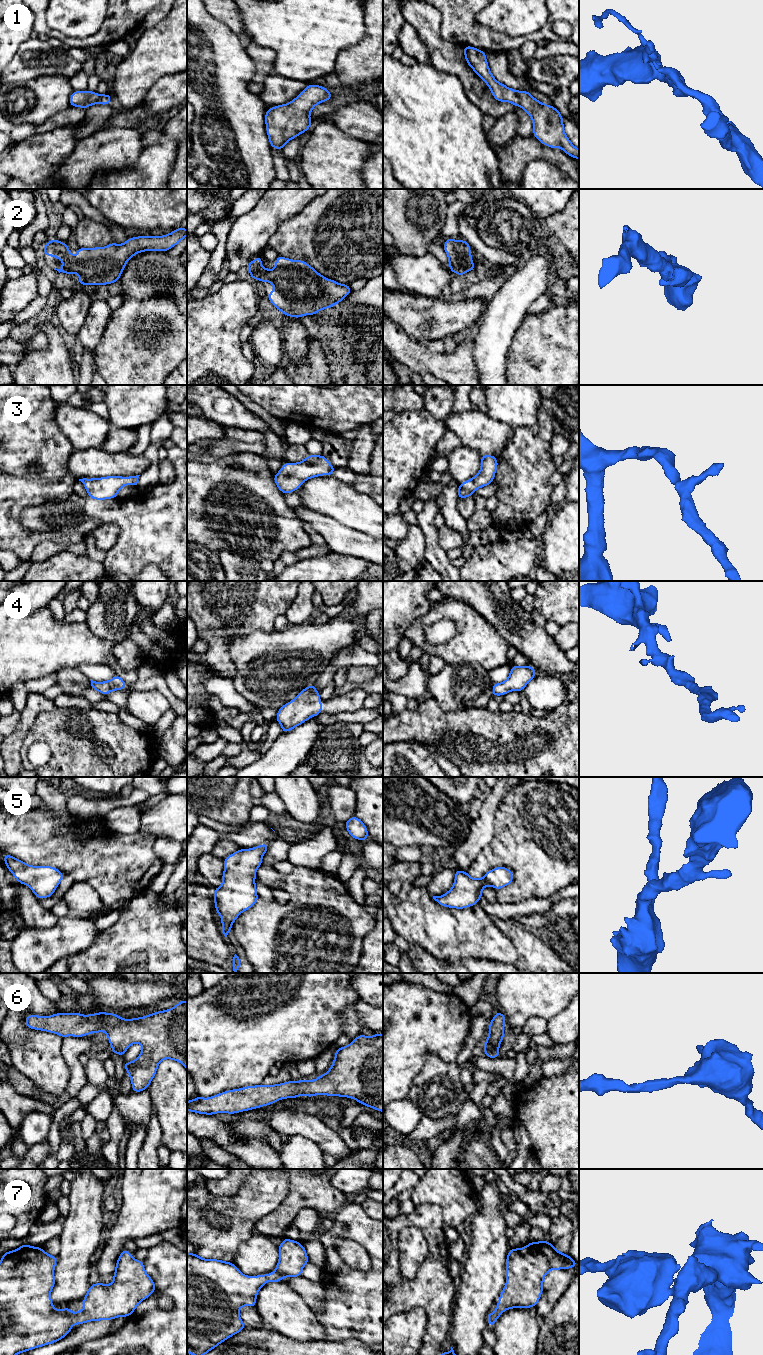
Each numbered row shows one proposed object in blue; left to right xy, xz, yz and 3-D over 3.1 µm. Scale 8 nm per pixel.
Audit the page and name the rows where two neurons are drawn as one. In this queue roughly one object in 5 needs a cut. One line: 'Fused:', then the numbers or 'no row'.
Fused: no row

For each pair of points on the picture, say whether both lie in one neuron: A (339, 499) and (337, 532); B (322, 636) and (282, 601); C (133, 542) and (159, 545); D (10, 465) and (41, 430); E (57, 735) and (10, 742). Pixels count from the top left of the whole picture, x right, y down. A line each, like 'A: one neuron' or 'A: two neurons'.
A: two neurons
B: two neurons
C: one neuron
D: one neuron
E: two neurons

